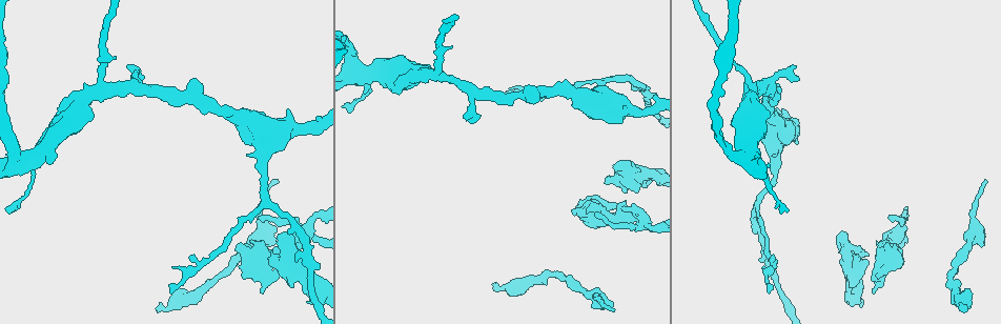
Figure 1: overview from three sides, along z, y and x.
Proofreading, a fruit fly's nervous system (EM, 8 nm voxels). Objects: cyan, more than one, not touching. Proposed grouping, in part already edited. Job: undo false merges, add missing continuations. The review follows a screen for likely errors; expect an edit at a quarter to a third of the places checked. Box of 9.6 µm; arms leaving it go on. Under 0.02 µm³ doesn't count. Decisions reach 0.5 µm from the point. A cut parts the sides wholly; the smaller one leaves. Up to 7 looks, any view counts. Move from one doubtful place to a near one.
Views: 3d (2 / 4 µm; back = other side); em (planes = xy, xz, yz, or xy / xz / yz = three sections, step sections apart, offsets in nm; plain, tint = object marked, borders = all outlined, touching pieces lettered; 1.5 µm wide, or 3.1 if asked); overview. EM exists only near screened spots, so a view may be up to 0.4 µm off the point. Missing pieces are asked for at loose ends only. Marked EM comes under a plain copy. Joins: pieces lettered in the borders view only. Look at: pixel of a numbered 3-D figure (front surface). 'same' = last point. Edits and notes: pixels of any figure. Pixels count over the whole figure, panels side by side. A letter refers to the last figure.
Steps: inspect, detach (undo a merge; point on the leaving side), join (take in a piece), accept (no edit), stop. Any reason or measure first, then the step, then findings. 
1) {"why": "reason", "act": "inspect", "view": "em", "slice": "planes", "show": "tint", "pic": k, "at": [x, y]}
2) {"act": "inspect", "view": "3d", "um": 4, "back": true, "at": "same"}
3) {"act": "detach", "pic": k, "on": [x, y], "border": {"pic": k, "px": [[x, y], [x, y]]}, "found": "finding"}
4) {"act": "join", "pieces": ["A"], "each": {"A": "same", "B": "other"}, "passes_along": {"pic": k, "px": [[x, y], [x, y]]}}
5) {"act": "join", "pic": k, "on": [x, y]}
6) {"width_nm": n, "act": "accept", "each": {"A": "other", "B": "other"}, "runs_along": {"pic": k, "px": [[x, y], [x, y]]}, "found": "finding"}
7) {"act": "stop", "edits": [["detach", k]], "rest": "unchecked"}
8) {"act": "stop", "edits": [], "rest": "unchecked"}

{"why": "free end", "act": "inspect", "view": "em", "slice": "planes", "show": "borders", "pic": 1, "at": [959, 308]}

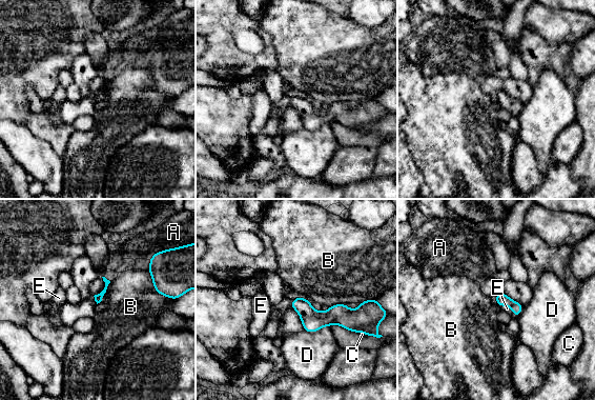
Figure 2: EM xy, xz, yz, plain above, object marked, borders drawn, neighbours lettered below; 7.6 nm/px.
{"act": "join", "pieces": ["E"], "each": {"A": "other", "B": "other", "C": "other", "D": "other", "E": "same"}, "found": "the cell continues"}

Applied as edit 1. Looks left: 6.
{"why": "free end", "act": "inspect", "view": "3d", "um": 4, "pic": 1, "at": [576, 213]}

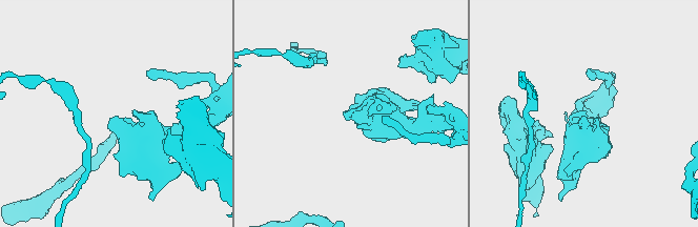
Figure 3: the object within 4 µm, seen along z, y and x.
{"why": "need the tissue", "act": "inspect", "view": "em", "slice": "xz", "step": 8, "show": "borders", "pic": 3, "at": [585, 117]}

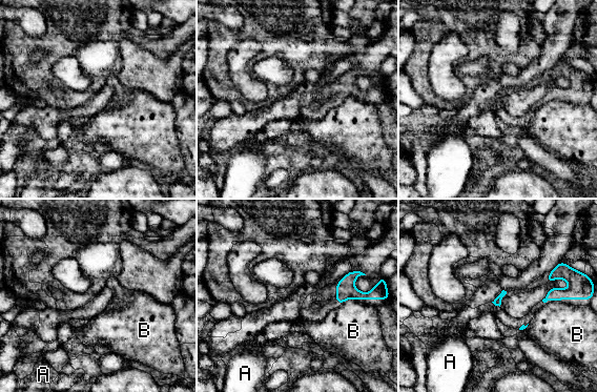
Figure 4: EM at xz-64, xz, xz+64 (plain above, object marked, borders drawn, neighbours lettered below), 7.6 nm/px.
{"longest_contact_nm": ["B", 140], "act": "accept", "each": {"A": "other", "B": "other"}, "border": {"pic": 4, "px": [[357, 300], [347, 298], [341, 305]]}, "found": "none of them fits"}

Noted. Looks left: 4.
{"act": "inspect", "view": "em", "slice": "xz", "step": 4, "show": "borders", "pic": 1, "at": [640, 226]}

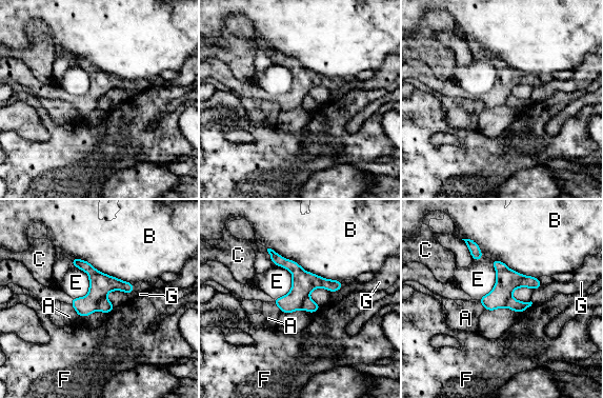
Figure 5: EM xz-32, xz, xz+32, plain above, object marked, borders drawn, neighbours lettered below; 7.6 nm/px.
{"width_nm": 170, "act": "detach", "pic": 5, "on": [104, 305], "each": {"A": "other", "B": "other", "C": "other", "E": "other", "F": "other", "G": "other"}, "border": {"pic": 5, "px": [[104, 296], [96, 309]]}, "found": "a second cell is stuck on"}

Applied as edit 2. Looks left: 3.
{"act": "stop", "edits": [["join", 2], ["detach", 5]], "rest": "unchecked"}

